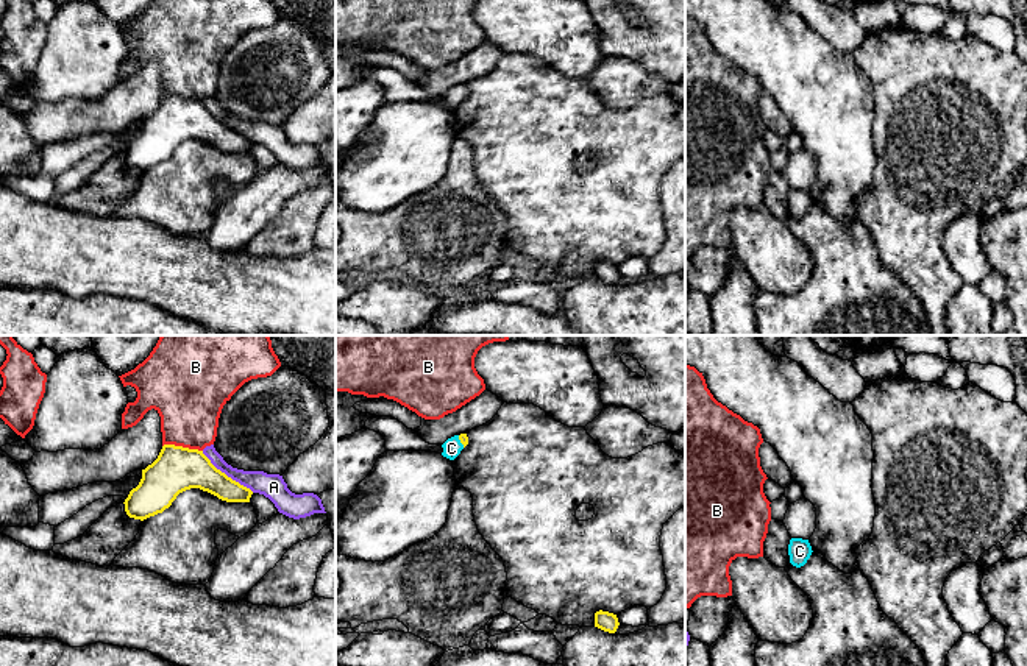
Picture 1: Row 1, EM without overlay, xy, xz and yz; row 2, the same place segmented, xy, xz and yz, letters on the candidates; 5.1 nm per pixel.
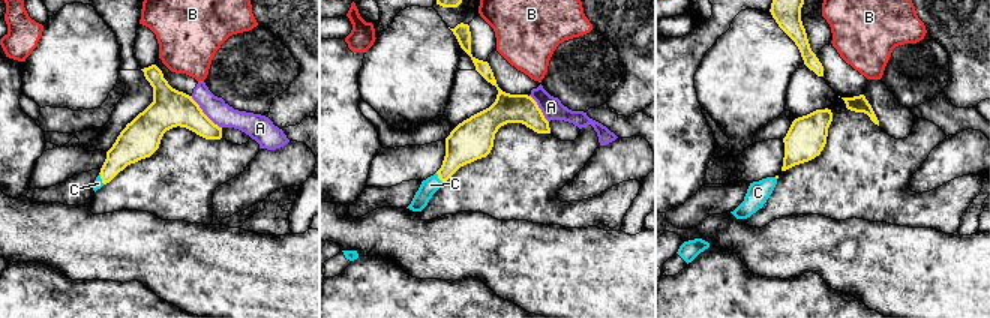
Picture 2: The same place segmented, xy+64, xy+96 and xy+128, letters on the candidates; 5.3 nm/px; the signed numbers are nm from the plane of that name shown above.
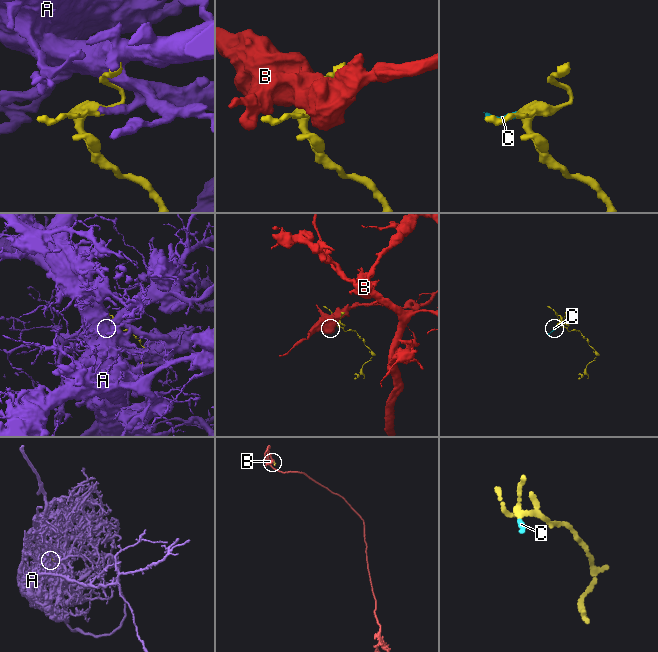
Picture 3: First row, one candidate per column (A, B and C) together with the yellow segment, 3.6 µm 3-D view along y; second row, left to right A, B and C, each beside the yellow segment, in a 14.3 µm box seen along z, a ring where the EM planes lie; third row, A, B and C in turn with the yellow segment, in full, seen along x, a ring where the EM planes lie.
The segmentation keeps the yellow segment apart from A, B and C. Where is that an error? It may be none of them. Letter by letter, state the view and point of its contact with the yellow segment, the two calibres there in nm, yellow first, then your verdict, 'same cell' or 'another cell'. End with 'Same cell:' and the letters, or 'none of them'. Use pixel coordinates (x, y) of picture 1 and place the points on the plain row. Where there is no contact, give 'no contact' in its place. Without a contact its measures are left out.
A: meets yellow in xy at (225, 125); 220 nm thick on the yellow side, 130 nm on the other; another cell
B: meets yellow in xy at (181, 97); 240 nm thick on the yellow side, 340 nm on the other; another cell
C: meets yellow in xz at (461, 92); 50 nm thick on the yellow side, 100 nm on the other; same cell
Same cell: C

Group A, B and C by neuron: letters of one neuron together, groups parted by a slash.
A / B / C

